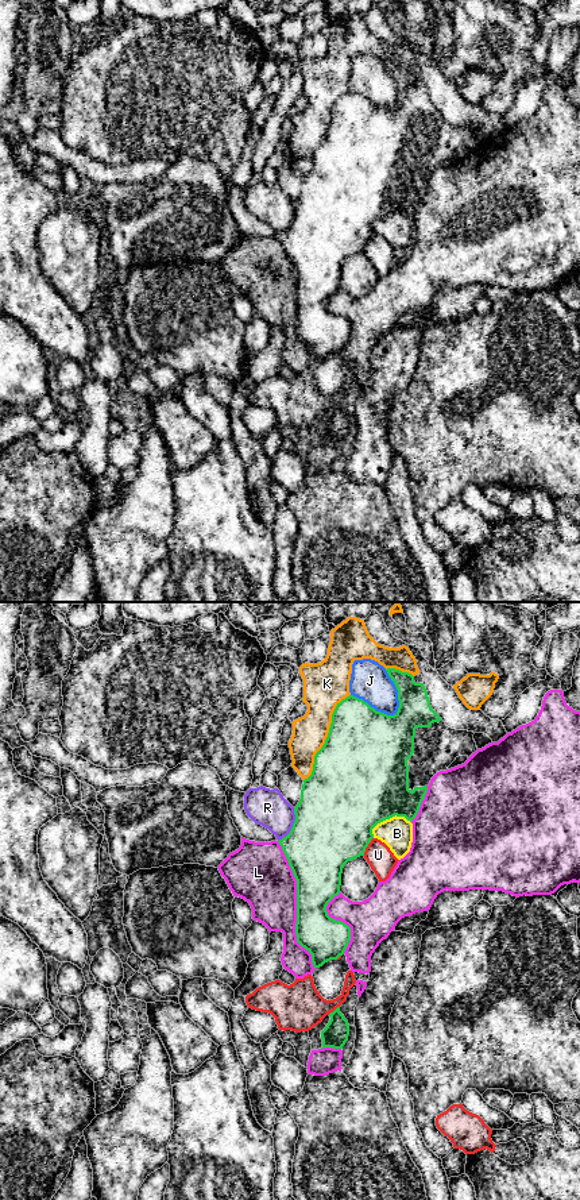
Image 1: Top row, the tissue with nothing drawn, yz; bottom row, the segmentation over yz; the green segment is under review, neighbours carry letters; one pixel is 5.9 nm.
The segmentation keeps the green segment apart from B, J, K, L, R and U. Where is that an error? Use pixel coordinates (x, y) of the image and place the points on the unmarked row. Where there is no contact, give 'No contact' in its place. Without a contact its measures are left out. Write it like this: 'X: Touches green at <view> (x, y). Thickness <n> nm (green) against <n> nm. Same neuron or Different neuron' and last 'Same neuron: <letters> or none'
B: Touches green at yz (387, 213). Thickness 500 nm (green) against 190 nm. Different neuron
J: Touches green at yz (375, 105). Thickness 500 nm (green) against 220 nm. Different neuron
K: Touches green at yz (327, 132). Thickness 500 nm (green) against 200 nm. Different neuron
L: Touches green at yz (297, 300). Thickness 300 nm (green) against 340 nm. Different neuron
R: Touches green at yz (293, 220). Thickness 460 nm (green) against 220 nm. Different neuron
U: Touches green at yz (367, 240). Thickness 460 nm (green) against 160 nm. Different neuron
Same neuron: none

